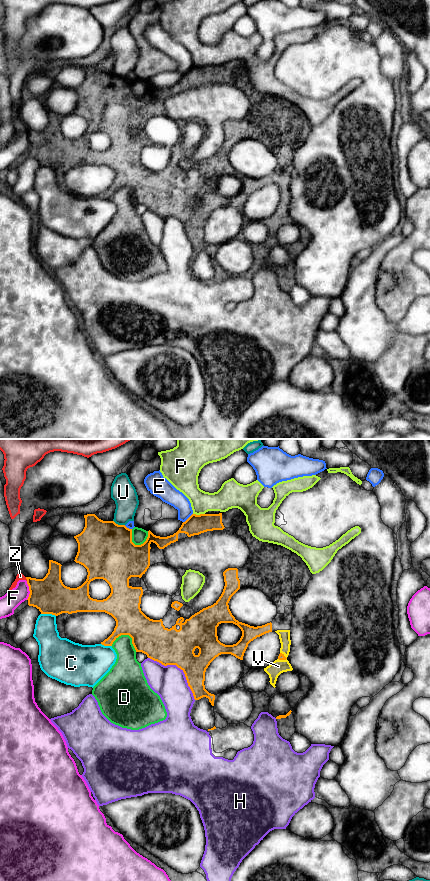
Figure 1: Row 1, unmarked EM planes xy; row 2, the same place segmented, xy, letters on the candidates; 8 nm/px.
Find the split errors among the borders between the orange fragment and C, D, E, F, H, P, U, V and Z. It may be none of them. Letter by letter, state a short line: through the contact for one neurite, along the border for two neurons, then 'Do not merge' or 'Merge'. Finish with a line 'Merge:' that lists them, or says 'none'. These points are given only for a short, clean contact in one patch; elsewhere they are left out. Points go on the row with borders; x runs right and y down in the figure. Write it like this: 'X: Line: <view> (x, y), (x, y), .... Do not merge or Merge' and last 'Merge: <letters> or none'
C: Do not merge
D: Do not merge
E: Do not merge
F: Do not merge
H: Do not merge
P: Do not merge
U: Do not merge
V: Merge
Z: Do not merge
Merge: V

